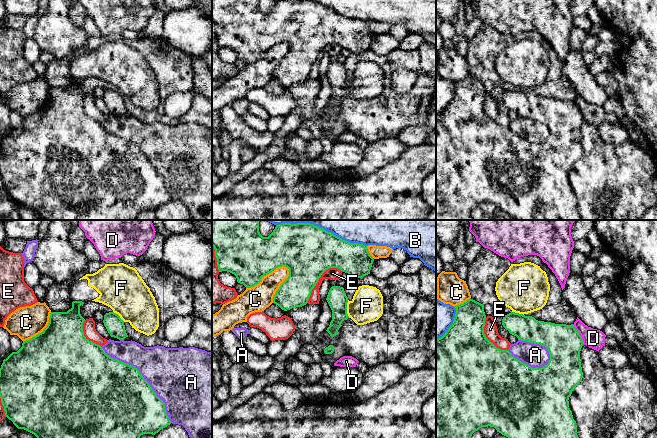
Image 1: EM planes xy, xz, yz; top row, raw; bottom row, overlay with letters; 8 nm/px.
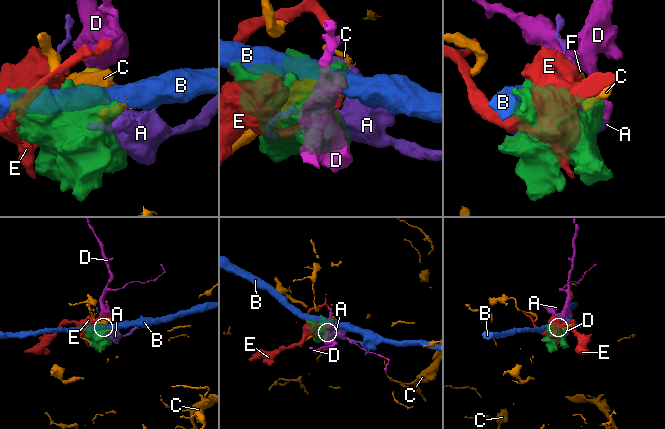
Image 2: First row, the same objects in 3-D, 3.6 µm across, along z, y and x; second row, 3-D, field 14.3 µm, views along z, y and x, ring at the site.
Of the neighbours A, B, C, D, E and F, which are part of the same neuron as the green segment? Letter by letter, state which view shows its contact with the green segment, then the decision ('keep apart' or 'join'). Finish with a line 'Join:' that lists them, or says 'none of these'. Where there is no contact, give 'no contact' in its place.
A: xy | keep apart
B: xz | keep apart
C: xz | keep apart
D: yz | keep apart
E: xz | keep apart
F: xz | join
Join: F

